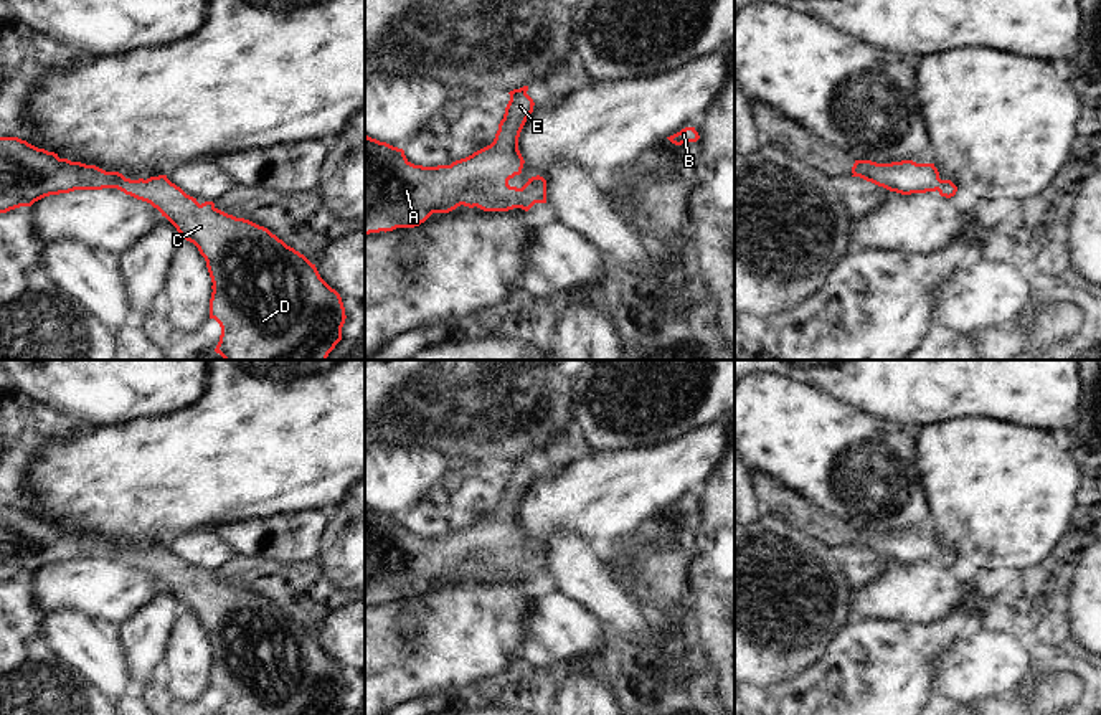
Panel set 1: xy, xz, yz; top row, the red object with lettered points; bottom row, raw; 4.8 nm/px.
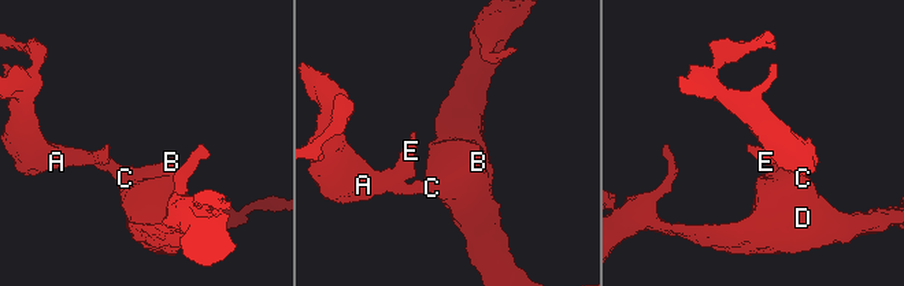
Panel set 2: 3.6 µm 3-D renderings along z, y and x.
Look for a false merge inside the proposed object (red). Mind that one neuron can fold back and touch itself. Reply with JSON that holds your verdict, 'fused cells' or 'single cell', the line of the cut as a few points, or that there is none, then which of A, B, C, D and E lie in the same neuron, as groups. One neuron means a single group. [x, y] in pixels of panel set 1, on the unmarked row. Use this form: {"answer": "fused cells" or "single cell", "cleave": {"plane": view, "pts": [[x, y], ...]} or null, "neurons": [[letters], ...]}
{"answer": "single cell", "cleave": null, "neurons": [["A", "B", "C", "D", "E"]]}

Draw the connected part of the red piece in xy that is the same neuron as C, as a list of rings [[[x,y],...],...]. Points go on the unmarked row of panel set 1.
[[[0,507],[0,583],[74,560],[117,558],[150,573],[180,603],[193,613],[206,631],[211,647],[210,689],[221,697],[218,715],[337,715],[342,710],[345,677],[304,624],[287,616],[267,598],[236,588],[215,576],[198,573],[167,545],[130,550],[119,542],[59,528],[18,507]]]

